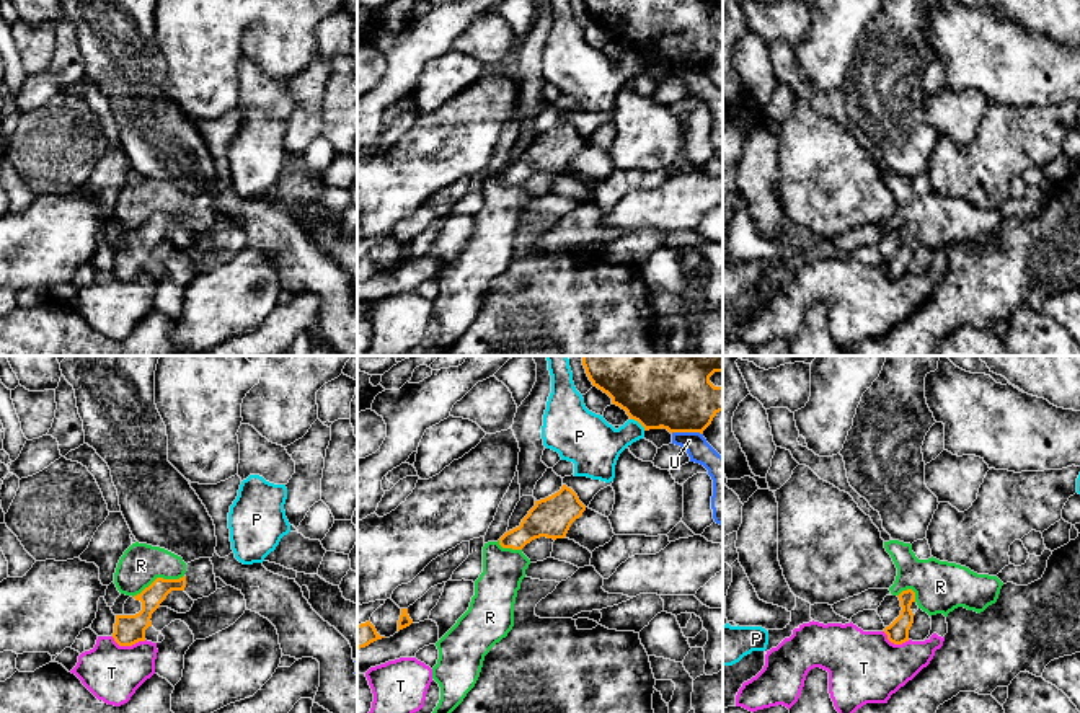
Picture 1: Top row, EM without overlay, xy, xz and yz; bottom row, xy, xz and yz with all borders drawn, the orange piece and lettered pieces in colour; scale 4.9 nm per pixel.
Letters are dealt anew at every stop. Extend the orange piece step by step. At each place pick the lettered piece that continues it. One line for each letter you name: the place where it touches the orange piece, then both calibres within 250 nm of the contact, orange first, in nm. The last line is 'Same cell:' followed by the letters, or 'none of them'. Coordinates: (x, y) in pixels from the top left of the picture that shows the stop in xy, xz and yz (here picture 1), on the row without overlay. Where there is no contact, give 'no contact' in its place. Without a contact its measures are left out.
Same cell: none of them

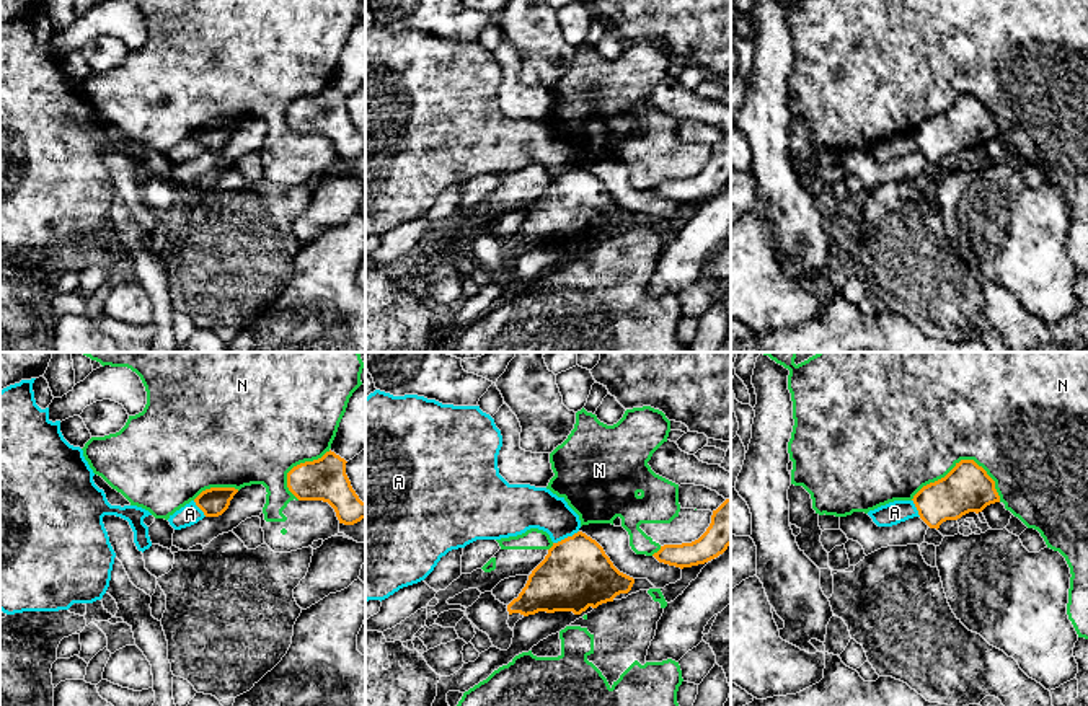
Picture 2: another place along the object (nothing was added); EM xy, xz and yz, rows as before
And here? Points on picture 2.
Same cell: none of them

